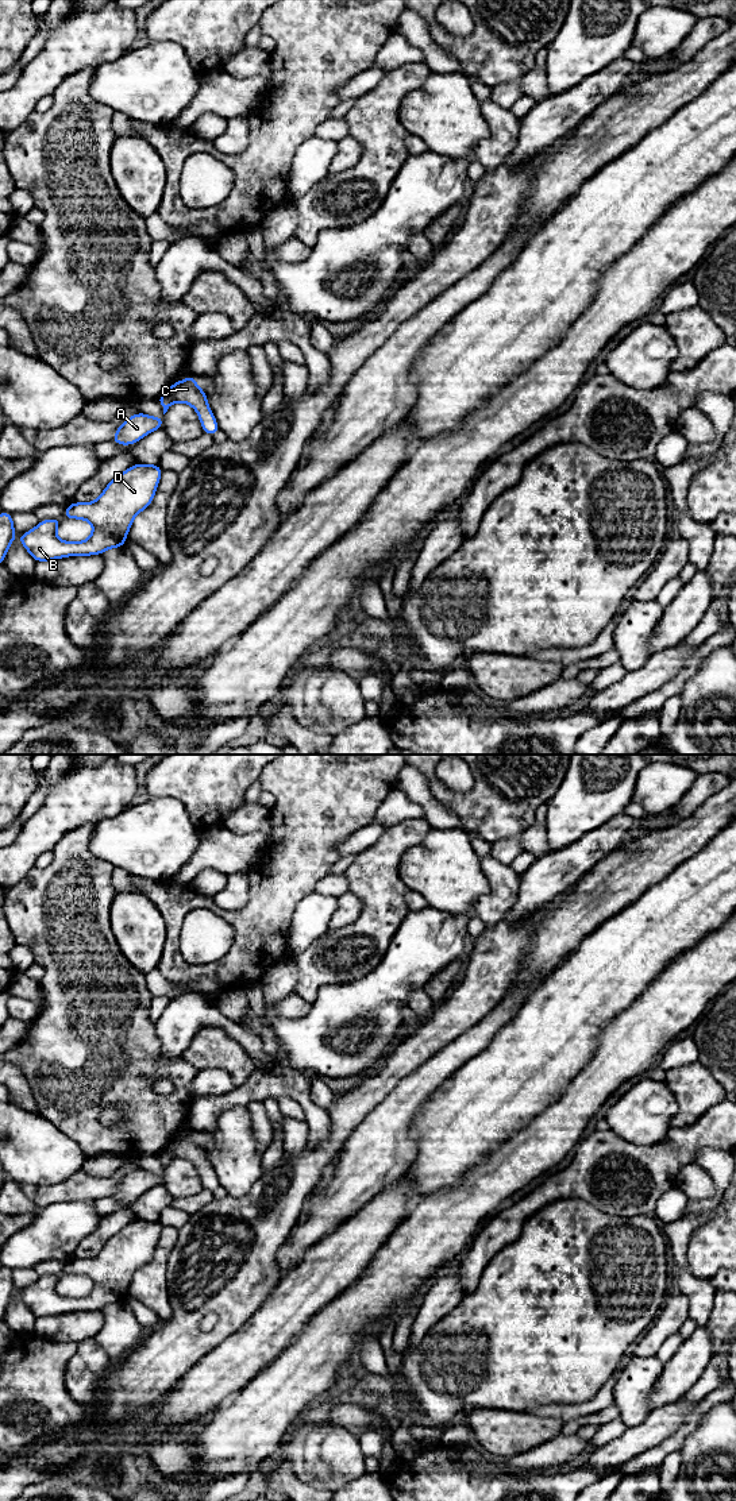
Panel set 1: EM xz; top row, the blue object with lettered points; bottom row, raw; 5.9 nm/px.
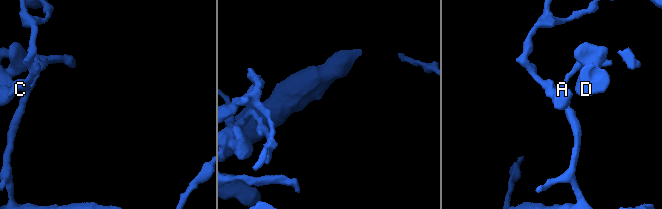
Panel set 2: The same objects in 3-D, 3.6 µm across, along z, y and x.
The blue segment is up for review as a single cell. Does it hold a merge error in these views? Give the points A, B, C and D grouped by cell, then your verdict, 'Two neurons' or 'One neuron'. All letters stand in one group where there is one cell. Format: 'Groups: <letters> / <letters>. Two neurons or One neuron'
Groups: A B D / C. Two neurons

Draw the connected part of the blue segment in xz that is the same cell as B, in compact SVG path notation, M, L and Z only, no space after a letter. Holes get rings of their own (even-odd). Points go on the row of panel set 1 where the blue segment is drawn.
M136 462L112 479L96 501L72 502L62 518L42 520L23 533L20 544L35 562L101 555L109 548L123 548L135 516L153 503L162 472L158 464ZM63 518L89 521L92 535L78 543L58 539L55 530Z

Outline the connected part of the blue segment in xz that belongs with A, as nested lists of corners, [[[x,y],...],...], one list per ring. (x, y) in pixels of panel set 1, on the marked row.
[[[138,412],[128,417],[115,432],[111,441],[120,445],[130,445],[139,441],[150,432],[162,429],[165,417],[151,417]]]

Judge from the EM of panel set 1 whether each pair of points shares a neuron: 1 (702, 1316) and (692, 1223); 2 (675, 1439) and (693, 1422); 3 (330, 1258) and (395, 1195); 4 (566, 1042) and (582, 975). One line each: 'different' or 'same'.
1: same
2: same
3: same
4: same

